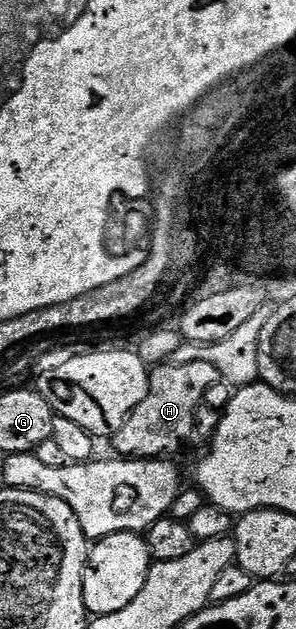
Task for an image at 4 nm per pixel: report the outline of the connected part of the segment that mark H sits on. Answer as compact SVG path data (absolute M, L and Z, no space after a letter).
M197 360L186 364L166 362L149 373L147 398L135 406L135 410L123 422L123 426L111 437L121 458L165 458L169 452L177 452L185 439L194 435L195 414L205 403L207 390L218 383L219 373L211 362Z

